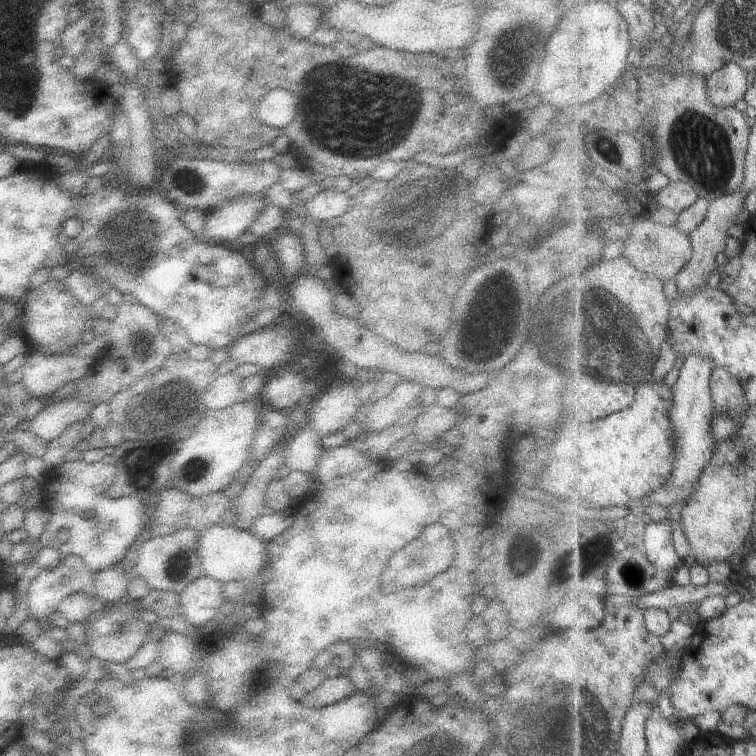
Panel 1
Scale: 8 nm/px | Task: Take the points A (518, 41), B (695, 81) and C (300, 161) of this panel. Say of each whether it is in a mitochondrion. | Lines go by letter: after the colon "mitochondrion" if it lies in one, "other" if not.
A: mitochondrion
B: other
C: other

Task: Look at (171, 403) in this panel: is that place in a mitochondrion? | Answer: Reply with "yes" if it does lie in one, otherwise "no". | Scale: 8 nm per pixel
yes

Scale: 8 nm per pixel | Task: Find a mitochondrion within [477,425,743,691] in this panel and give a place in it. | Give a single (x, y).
(632, 575)

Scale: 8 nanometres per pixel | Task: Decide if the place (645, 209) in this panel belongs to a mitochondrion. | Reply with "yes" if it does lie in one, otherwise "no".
no

